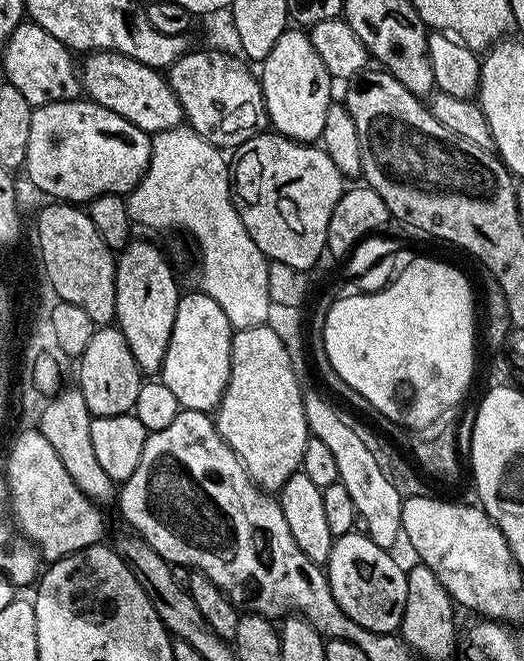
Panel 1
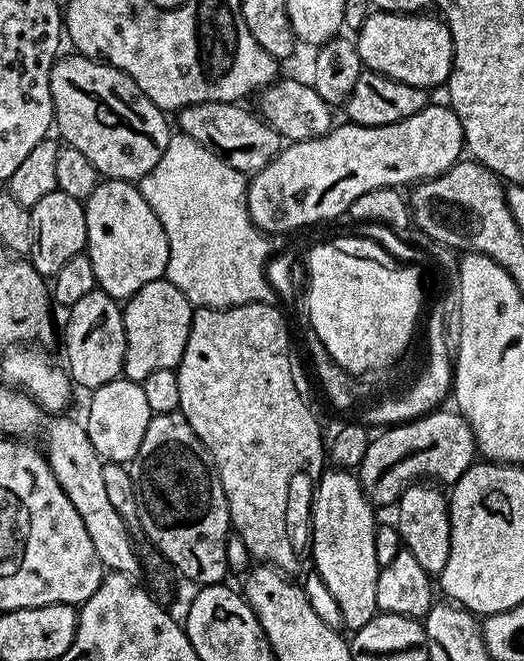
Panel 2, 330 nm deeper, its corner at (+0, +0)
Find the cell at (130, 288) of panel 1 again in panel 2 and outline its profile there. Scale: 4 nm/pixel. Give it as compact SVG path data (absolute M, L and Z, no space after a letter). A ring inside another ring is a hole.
M105 179L83 205L88 235L86 255L94 266L99 291L110 294L118 302L127 302L146 282L165 279L168 271L166 230L162 230L162 222L158 222L135 183Z

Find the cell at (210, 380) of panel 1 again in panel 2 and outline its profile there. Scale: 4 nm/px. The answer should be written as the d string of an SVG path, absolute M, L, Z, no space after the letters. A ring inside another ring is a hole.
M155 280L146 282L138 294L134 294L123 305L124 325L126 326L126 358L124 359L123 379L143 382L154 370L175 370L180 367L182 354L188 345L190 338L190 326L192 325L192 314L194 305L188 301L186 294L178 290L167 280Z

